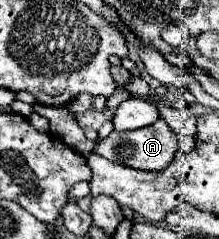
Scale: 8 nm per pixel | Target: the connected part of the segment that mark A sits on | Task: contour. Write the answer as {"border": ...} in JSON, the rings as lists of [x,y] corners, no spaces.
{"border":[[[157,119],[153,125],[141,127],[135,131],[115,131],[113,129],[109,137],[99,139],[95,143],[97,155],[111,159],[113,163],[123,163],[127,167],[143,169],[143,171],[161,171],[175,157],[175,151],[177,151],[177,135],[163,119]]]}

